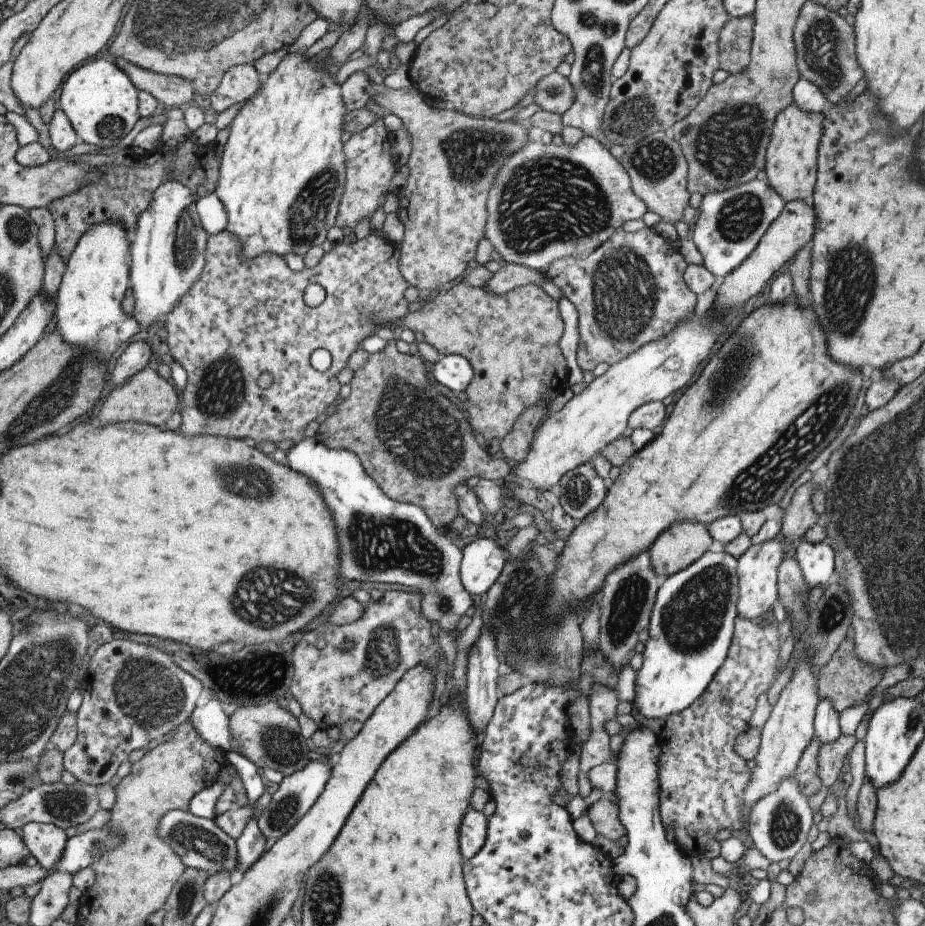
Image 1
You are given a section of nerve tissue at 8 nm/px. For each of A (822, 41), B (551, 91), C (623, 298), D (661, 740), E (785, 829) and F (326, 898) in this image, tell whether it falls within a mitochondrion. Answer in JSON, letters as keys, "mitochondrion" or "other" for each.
{"A":"mitochondrion","B":"mitochondrion","C":"mitochondrion","D":"other","E":"mitochondrion","F":"mitochondrion"}

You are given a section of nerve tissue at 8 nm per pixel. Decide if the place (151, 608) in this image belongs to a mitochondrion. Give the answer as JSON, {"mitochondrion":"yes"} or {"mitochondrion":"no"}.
{"mitochondrion":"no"}

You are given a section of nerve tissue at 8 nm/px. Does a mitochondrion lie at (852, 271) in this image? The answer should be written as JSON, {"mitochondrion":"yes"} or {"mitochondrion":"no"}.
{"mitochondrion":"yes"}

